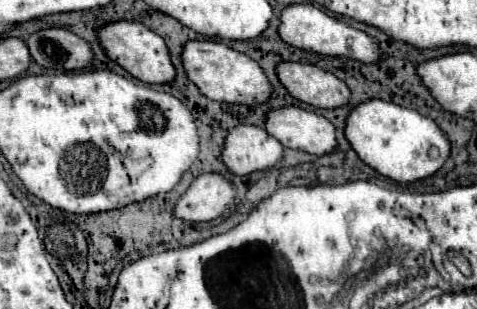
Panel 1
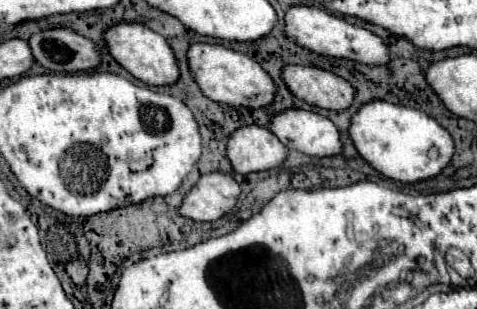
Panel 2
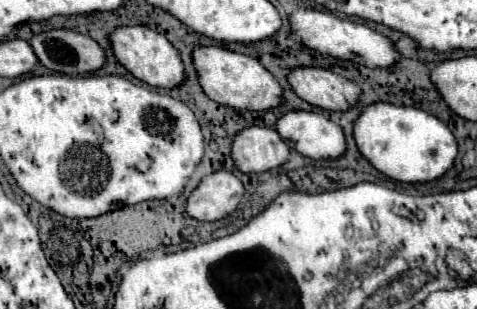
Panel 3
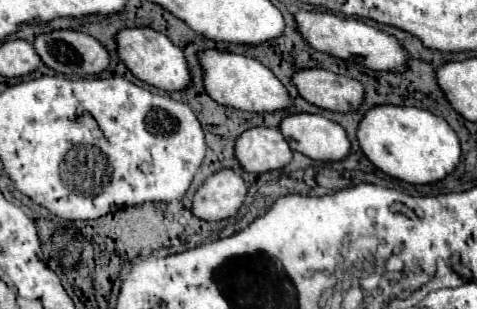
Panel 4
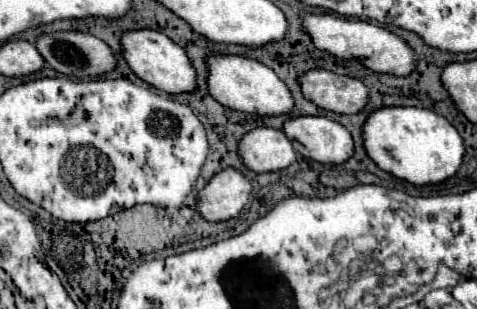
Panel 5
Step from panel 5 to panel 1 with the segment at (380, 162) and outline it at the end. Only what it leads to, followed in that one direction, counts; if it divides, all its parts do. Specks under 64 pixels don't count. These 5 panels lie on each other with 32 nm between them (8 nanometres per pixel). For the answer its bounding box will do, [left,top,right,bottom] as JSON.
[344,98,450,182]

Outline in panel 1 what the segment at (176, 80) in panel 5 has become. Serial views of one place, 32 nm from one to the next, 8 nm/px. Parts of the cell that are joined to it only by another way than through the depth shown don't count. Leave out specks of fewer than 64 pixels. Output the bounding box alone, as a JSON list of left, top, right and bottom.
[96,20,176,84]

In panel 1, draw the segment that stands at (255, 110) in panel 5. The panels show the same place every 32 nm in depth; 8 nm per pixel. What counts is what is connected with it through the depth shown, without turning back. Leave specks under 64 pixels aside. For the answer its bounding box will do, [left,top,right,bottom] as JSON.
[182,40,270,104]

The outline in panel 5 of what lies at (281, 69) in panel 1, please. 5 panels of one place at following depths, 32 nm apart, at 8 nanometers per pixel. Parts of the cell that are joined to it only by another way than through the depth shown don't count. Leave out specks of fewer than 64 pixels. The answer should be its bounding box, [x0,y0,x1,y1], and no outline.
[298,70,368,114]

